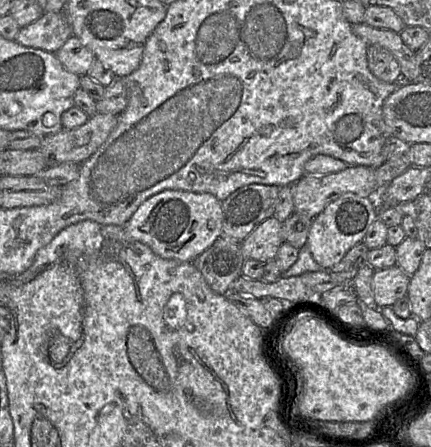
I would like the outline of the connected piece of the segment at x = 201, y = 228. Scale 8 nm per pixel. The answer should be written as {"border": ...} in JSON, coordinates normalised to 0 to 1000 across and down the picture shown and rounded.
{"border":[[[381,425],[336,447],[285,508],[362,570],[443,586],[515,526],[515,456],[487,432]]]}

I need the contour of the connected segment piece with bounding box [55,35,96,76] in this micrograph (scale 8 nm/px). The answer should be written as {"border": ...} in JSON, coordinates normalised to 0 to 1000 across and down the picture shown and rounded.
{"border":[[[172,78],[151,94],[128,123],[153,157],[181,170],[202,168],[223,132],[218,119]]]}

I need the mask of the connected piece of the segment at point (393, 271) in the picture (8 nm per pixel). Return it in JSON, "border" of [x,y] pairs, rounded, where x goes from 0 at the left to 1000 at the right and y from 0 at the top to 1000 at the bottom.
{"border":[[[919,593],[870,604],[863,620],[863,653],[875,689],[907,687],[944,658],[949,620]]]}

